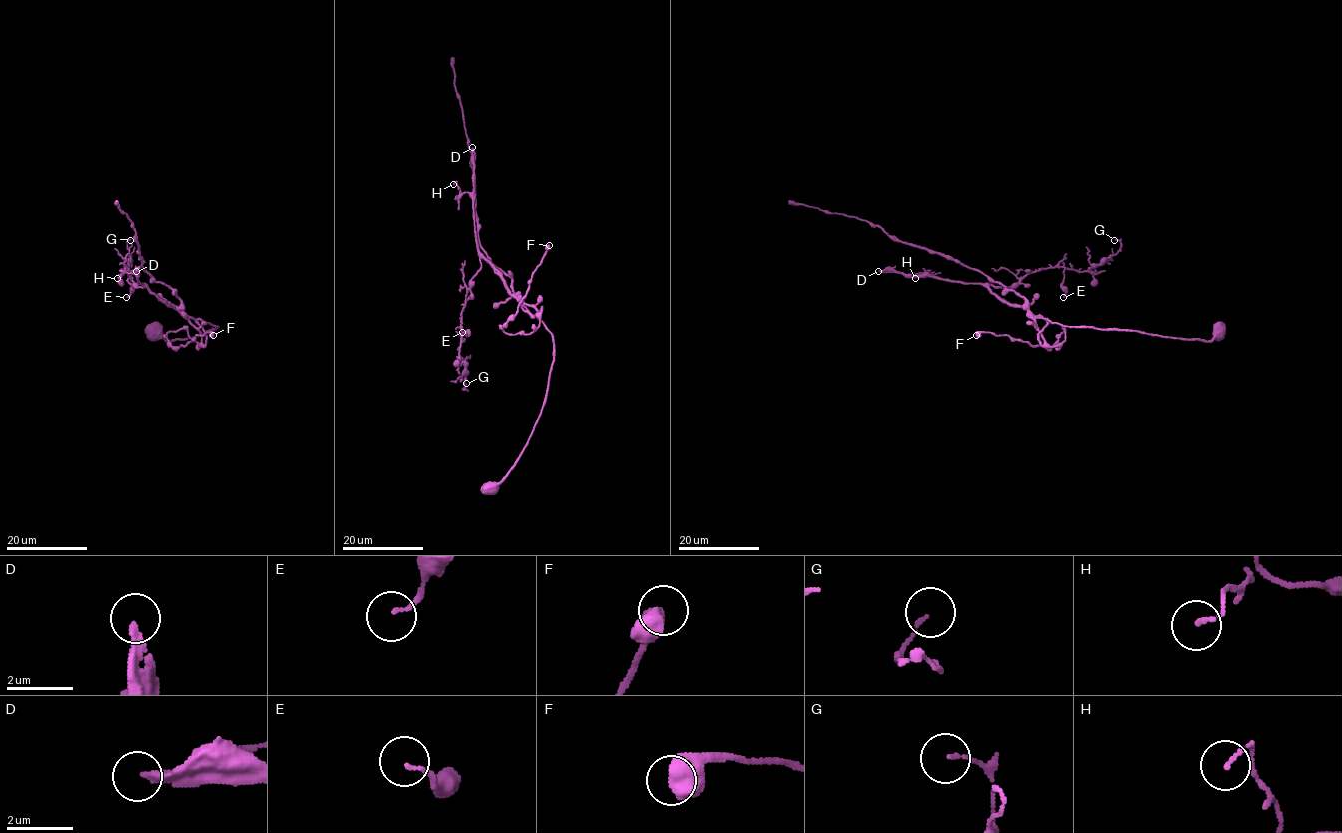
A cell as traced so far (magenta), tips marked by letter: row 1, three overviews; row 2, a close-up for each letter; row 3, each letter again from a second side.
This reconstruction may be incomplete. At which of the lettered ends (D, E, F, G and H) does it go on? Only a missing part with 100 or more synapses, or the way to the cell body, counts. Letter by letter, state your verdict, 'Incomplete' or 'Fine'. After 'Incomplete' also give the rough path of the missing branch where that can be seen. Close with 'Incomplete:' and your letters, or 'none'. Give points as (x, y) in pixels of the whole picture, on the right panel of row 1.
D: Incomplete
E: Fine
F: Fine
G: Fine
H: Fine
Incomplete: D

